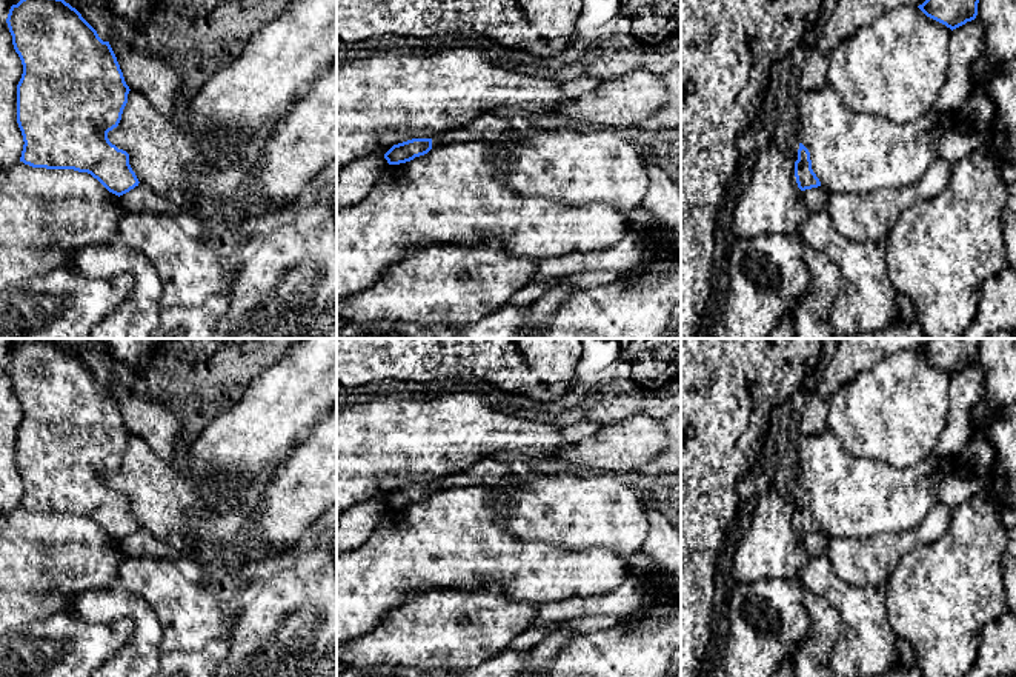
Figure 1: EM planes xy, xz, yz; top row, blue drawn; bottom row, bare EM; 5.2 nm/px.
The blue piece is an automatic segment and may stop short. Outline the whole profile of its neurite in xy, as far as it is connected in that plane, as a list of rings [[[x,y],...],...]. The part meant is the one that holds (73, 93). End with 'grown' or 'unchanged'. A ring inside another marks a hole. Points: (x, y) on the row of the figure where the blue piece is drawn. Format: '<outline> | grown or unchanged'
[[[20,0],[11,6],[6,23],[23,65],[17,85],[17,123],[25,142],[20,162],[32,168],[88,172],[118,197],[138,186],[129,154],[108,138],[108,132],[121,120],[131,91],[109,42],[103,42],[81,14],[65,0]]] | unchanged

